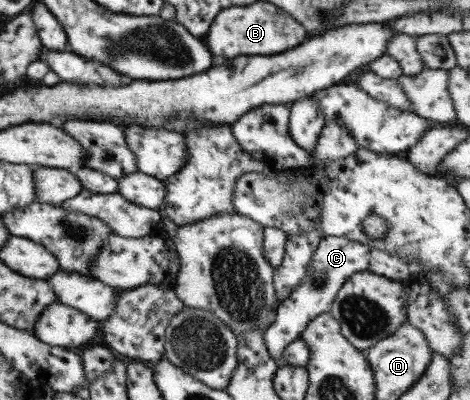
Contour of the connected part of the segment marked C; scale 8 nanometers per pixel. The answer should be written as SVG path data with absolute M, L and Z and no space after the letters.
M324 235L316 252L312 256L312 263L308 266L306 278L292 290L275 310L275 322L264 332L264 342L270 356L276 360L278 367L286 365L282 354L288 344L298 340L302 332L314 318L320 314L329 313L332 303L348 277L360 271L379 274L381 277L395 280L407 280L413 268L403 259L385 251L372 249L363 243L338 236Z

